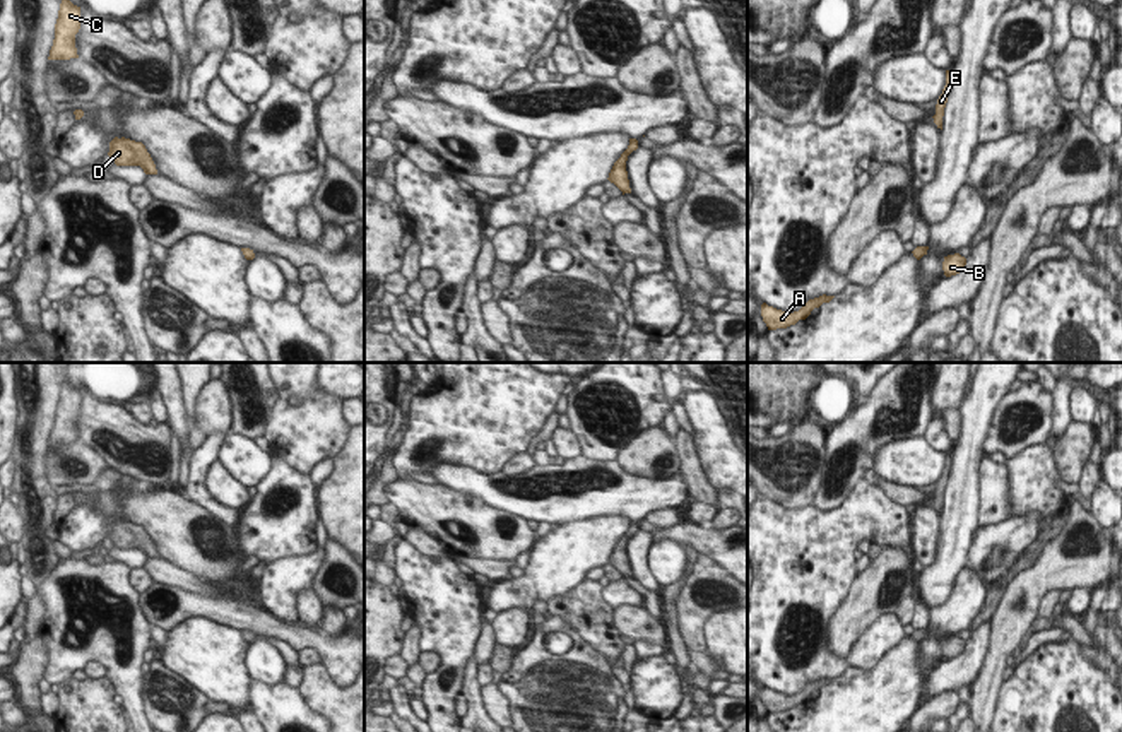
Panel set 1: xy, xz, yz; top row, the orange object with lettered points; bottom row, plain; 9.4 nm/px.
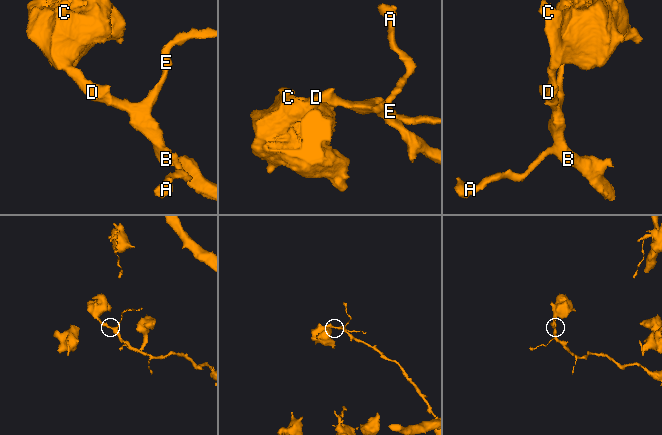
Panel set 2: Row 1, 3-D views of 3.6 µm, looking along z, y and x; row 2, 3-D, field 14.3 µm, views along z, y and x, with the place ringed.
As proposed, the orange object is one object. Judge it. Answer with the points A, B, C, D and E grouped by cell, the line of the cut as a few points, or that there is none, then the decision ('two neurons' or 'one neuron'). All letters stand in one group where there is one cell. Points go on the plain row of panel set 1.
groups A B C D E; cut none; one neuron

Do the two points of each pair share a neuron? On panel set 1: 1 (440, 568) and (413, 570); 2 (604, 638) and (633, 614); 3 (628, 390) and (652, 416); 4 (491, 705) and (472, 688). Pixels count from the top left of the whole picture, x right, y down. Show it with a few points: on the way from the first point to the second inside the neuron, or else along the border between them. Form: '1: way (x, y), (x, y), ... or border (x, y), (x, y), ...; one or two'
1: way (433, 570), (419, 570); one
2: border (613, 609), (613, 626), (620, 633); two
3: way (633, 397), (645, 409); one
4: border (479, 688), (483, 708), (488, 714); two

